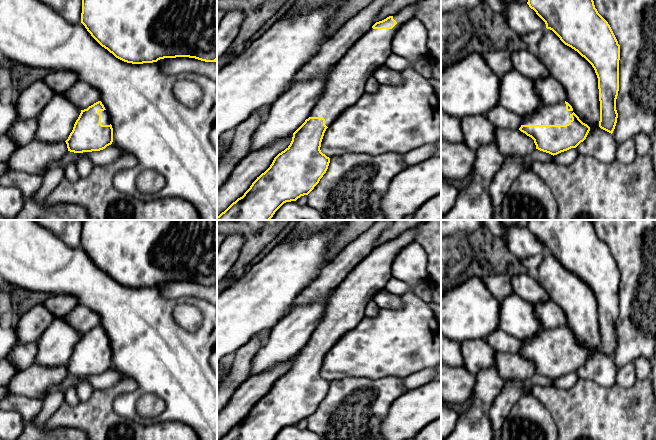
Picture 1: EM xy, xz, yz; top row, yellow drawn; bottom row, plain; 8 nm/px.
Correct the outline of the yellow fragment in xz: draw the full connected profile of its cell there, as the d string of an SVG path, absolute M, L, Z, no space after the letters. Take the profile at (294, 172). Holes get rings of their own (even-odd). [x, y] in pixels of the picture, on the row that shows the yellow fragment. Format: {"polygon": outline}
{"polygon": "M419 2L412 3L393 16L376 22L345 53L330 72L323 93L310 117L293 133L290 145L273 160L270 167L252 183L244 195L233 202L217 220L270 220L286 202L308 195L326 173L330 158L320 150L326 129L365 93L365 84L392 54L394 34L405 22L415 18Z"}

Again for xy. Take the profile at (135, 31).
{"polygon": "M82 0L81 23L102 47L127 63L176 57L217 61L217 0Z"}

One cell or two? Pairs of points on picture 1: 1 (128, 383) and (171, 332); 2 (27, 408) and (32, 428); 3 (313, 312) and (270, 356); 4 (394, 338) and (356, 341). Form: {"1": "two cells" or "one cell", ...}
{"1": "two cells", "2": "one cell", "3": "one cell", "4": "one cell"}

